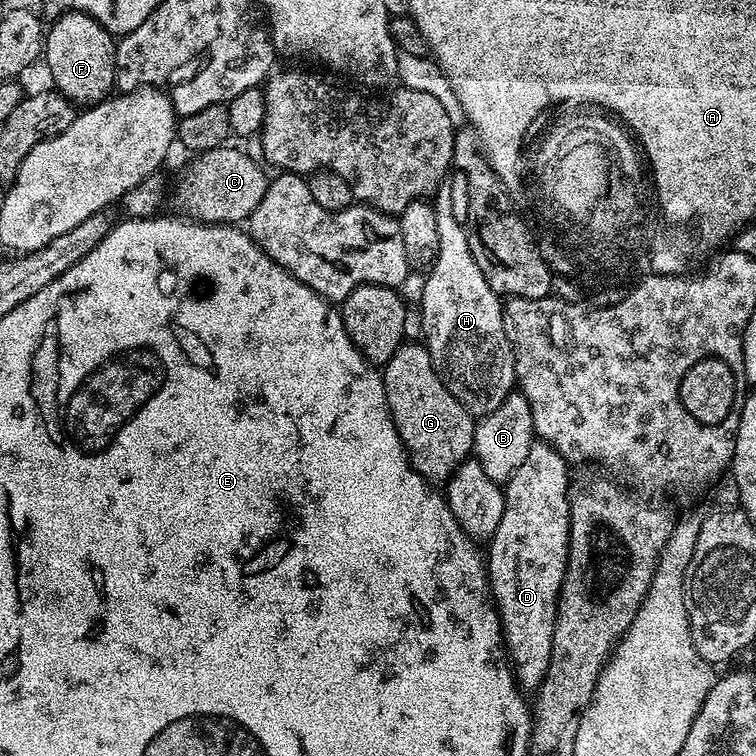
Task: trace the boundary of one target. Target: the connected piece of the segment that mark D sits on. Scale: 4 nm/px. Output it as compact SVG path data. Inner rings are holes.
M533 442L530 454L522 461L522 466L503 485L504 509L502 522L494 530L486 548L486 567L488 585L492 587L492 599L500 614L500 626L504 633L504 646L508 649L508 659L514 669L516 683L521 689L539 689L546 678L550 666L550 654L554 642L556 625L556 606L560 598L560 587L568 565L568 531L570 530L570 479L568 480L569 461L558 454L556 448L543 442Z

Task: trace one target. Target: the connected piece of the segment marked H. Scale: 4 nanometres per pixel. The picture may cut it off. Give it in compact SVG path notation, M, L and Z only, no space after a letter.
M441 186L434 193L434 207L438 218L438 258L427 273L428 281L422 285L422 300L418 305L424 319L423 343L426 345L434 370L442 378L446 390L458 398L458 402L474 418L493 412L514 390L516 363L512 343L506 338L504 329L504 305L501 297L486 282L474 254L470 250L467 227L456 217L456 200L448 186Z

